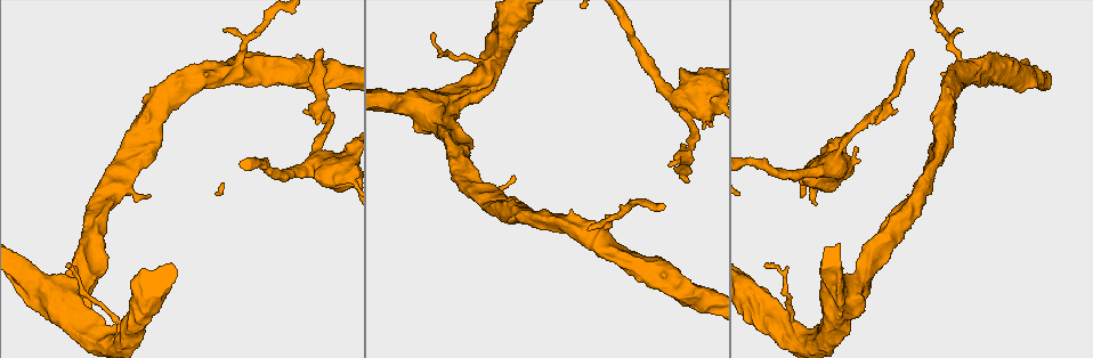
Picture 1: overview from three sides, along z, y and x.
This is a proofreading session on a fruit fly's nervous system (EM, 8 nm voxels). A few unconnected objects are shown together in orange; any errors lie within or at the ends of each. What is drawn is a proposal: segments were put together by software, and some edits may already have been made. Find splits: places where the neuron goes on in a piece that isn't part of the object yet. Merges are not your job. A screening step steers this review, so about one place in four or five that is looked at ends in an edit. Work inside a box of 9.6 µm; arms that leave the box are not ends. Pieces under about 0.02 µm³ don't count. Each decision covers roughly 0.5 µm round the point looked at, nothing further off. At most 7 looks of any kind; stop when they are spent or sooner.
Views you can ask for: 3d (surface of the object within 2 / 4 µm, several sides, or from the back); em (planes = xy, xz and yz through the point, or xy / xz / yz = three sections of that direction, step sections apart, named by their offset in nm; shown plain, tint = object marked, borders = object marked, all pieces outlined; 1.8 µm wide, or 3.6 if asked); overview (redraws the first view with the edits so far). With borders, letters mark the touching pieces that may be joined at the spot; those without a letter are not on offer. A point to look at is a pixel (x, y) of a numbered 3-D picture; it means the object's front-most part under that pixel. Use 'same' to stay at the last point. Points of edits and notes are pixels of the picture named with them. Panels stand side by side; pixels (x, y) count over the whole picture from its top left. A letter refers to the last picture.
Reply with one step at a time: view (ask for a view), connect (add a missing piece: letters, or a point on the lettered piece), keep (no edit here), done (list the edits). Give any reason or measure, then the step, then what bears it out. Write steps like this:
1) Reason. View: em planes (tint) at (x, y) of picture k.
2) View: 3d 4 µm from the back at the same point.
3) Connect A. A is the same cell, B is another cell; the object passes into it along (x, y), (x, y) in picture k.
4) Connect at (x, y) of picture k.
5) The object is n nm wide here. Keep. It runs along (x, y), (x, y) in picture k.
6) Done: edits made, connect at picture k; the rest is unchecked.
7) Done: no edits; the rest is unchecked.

Free end. View: em yz step 4 (borders) at (670, 167) of picture 1.

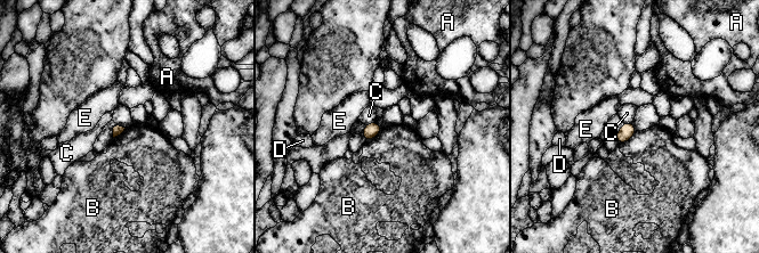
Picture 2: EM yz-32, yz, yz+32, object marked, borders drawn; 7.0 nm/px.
View: em planes (borders) at the same point.

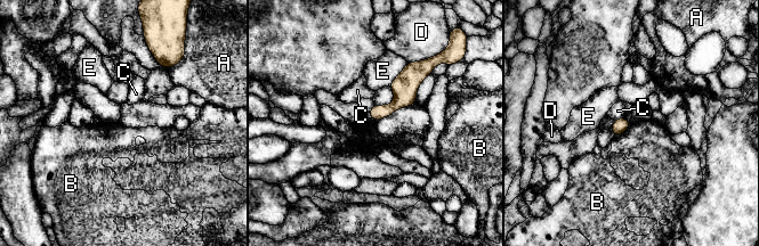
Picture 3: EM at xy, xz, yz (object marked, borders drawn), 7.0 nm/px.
The longest contact is with E, 220 nm. Keep. A, B, C, D and E are other cells; it runs along (419, 70), (405, 93), (374, 116) in picture 3; no lettered piece goes on from it.

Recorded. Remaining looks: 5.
Calibre changes. View: em yz step 16 (tint) at (821, 173) of picture 1.

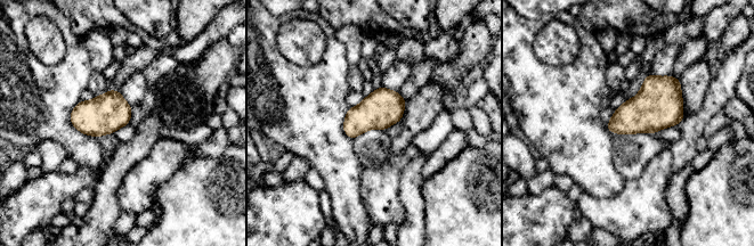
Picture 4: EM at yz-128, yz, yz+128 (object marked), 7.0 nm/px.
View: em xz step 8 (borders) at the same point.

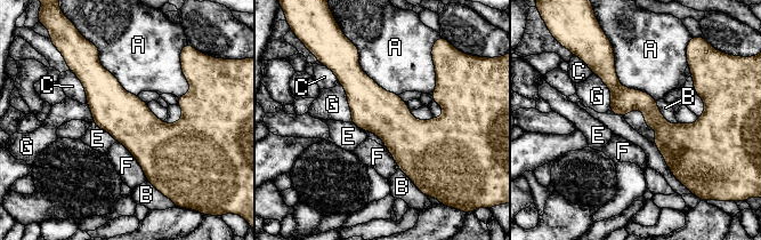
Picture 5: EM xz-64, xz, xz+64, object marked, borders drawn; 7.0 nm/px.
Keep. A, B, C, E, F and G are other cells; no lettered piece goes on from it.

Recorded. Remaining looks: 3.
Branch stops here. View: 3d 2 µm at (687, 180) of picture 1.

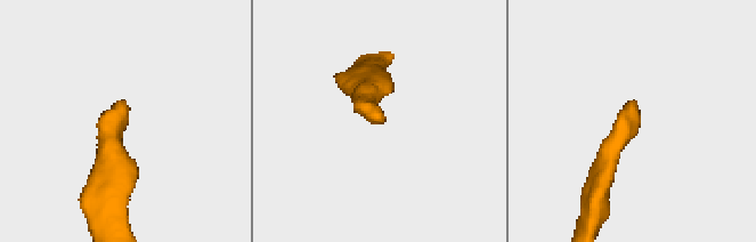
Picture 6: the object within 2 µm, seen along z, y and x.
Shape alone is not enough. View: em planes (borders) at (379, 117) of picture 6.

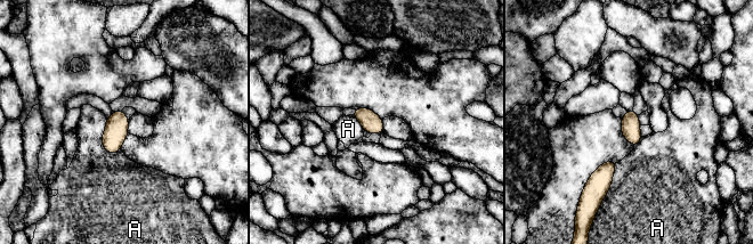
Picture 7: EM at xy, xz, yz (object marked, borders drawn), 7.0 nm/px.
The longest contact is with A, 260 nm. Keep. A is another cell; no lettered piece goes on from it.

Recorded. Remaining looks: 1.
Done: no edits; the rest is unchecked.

